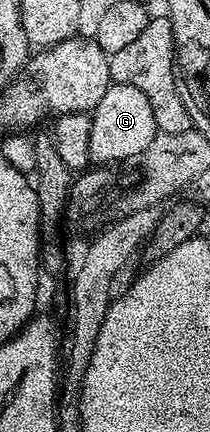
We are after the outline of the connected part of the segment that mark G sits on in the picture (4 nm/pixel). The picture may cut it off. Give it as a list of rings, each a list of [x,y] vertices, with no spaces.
[[[112,83],[109,90],[105,90],[105,98],[97,102],[97,106],[90,113],[91,134],[89,136],[89,154],[92,161],[99,166],[119,164],[122,160],[142,157],[147,151],[149,142],[157,135],[153,106],[149,106],[149,98],[137,90],[137,86]]]

